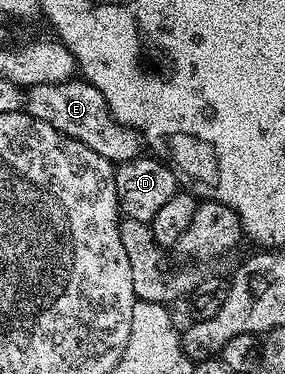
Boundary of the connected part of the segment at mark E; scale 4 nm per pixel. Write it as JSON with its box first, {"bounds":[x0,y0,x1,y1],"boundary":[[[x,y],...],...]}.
{"bounds":[25,77,144,164],"boundary":[[[82,77],[26,88],[25,110],[34,119],[45,121],[45,125],[53,125],[60,135],[68,135],[73,141],[81,141],[81,145],[89,145],[93,153],[101,153],[101,157],[113,164],[128,163],[144,154],[143,136],[132,127],[118,123],[105,105],[105,97],[101,97],[99,90]]]}

